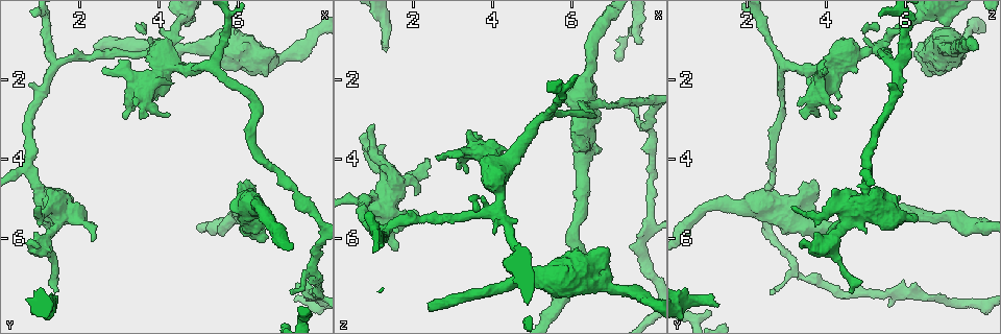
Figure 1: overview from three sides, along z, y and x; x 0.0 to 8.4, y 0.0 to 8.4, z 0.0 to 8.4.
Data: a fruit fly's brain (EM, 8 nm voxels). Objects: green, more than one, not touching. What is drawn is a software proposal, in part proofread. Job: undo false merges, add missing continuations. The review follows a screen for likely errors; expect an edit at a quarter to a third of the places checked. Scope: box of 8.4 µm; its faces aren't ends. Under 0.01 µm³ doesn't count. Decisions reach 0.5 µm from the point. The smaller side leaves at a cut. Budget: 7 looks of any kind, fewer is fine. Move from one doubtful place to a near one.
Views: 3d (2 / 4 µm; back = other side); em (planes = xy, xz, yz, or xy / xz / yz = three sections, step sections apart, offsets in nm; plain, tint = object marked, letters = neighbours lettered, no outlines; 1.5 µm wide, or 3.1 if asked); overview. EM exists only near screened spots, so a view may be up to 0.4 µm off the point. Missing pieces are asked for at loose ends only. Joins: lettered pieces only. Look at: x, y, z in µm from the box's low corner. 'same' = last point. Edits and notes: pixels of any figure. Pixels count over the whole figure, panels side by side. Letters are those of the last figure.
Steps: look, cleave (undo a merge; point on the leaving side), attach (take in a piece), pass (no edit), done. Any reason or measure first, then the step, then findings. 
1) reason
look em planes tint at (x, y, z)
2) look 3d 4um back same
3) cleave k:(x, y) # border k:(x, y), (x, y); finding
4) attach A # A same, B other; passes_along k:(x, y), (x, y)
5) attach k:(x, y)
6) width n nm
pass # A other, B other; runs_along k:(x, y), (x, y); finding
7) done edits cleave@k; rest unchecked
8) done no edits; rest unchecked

end of a long branch
look em planes plain at (1.35, 7.65, 1.25)

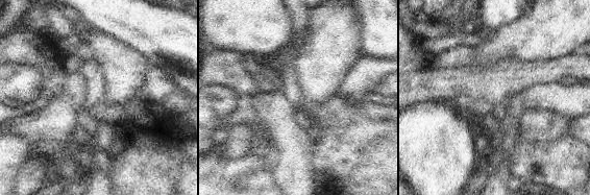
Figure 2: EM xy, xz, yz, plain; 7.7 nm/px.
look em planes letters same

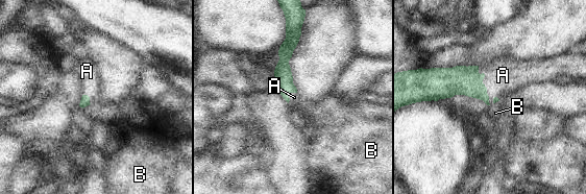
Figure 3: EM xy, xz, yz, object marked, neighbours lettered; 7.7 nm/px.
attach A # A same, B other; passes_along 3:(465, 80), (483, 83), (503, 75); it goes on there

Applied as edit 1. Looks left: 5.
redraw
look overview

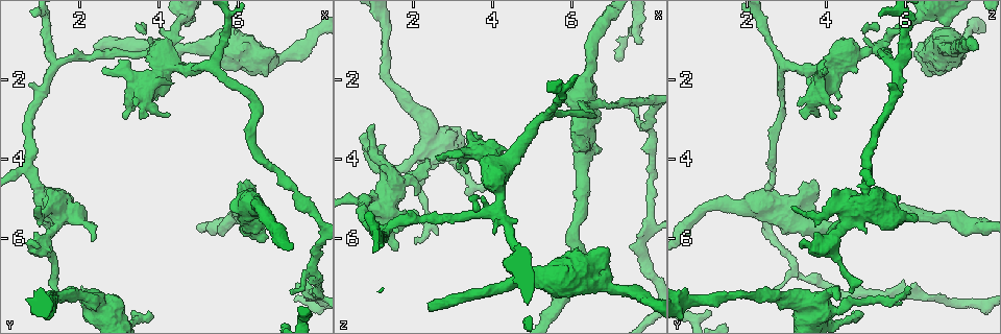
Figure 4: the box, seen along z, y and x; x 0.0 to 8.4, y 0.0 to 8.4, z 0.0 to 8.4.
an open end
look 3d 2um back at (2.40, 1.30, 7.70)

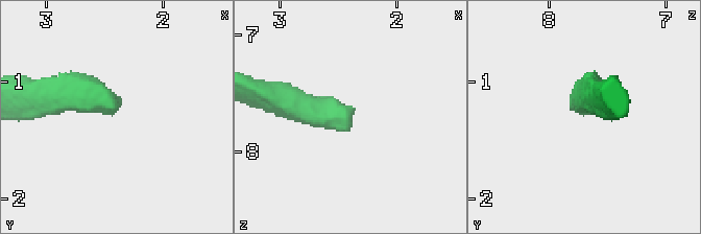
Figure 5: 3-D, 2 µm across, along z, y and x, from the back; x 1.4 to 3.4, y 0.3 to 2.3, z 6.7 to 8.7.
now the EM
look em xy step 8 letters at (2.42, 1.28, 7.76)

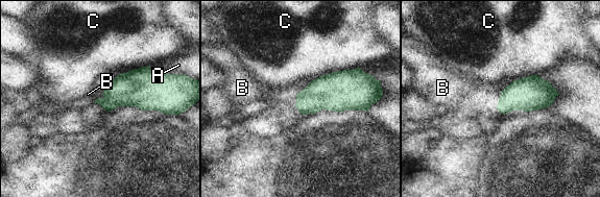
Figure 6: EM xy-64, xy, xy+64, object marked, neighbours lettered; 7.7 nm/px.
look em planes letters same

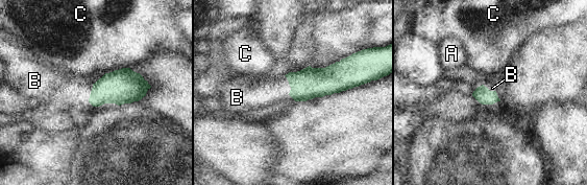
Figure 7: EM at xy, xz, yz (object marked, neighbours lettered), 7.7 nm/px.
attach B # A other, B same, C other; the cell continues

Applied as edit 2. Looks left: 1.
done edits attach@3, attach@7; rest unchecked

